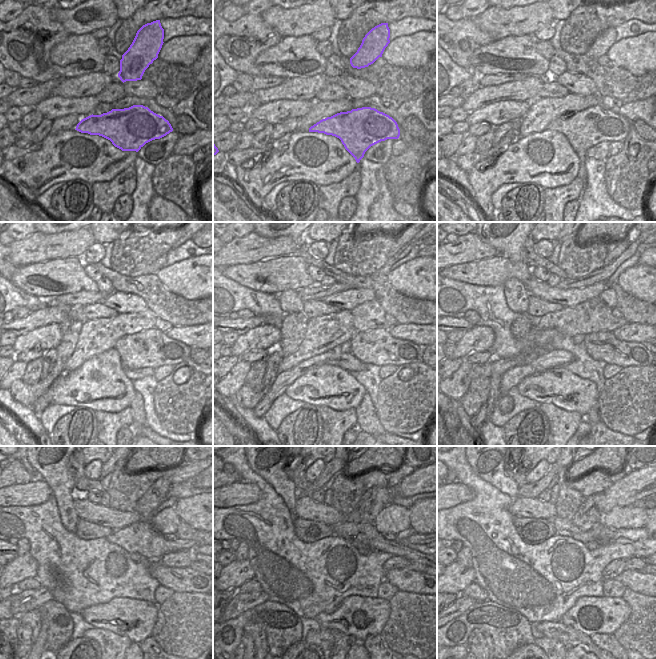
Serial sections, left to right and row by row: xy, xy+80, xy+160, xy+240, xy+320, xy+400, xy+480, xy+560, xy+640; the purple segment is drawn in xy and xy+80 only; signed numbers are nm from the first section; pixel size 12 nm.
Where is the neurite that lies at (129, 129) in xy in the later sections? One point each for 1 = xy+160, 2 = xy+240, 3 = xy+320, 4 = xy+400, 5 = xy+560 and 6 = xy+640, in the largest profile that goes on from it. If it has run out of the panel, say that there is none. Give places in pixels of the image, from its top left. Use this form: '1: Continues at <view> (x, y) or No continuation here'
1: Continues at xy+160 (584, 129)
2: Continues at xy+240 (152, 348)
3: Continues at xy+320 (376, 346)
4: Continues at xy+400 (604, 346)
5: Continues at xy+560 (407, 580)
6: Continues at xy+640 (639, 582).

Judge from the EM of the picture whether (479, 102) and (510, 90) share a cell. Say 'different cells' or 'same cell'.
same cell

